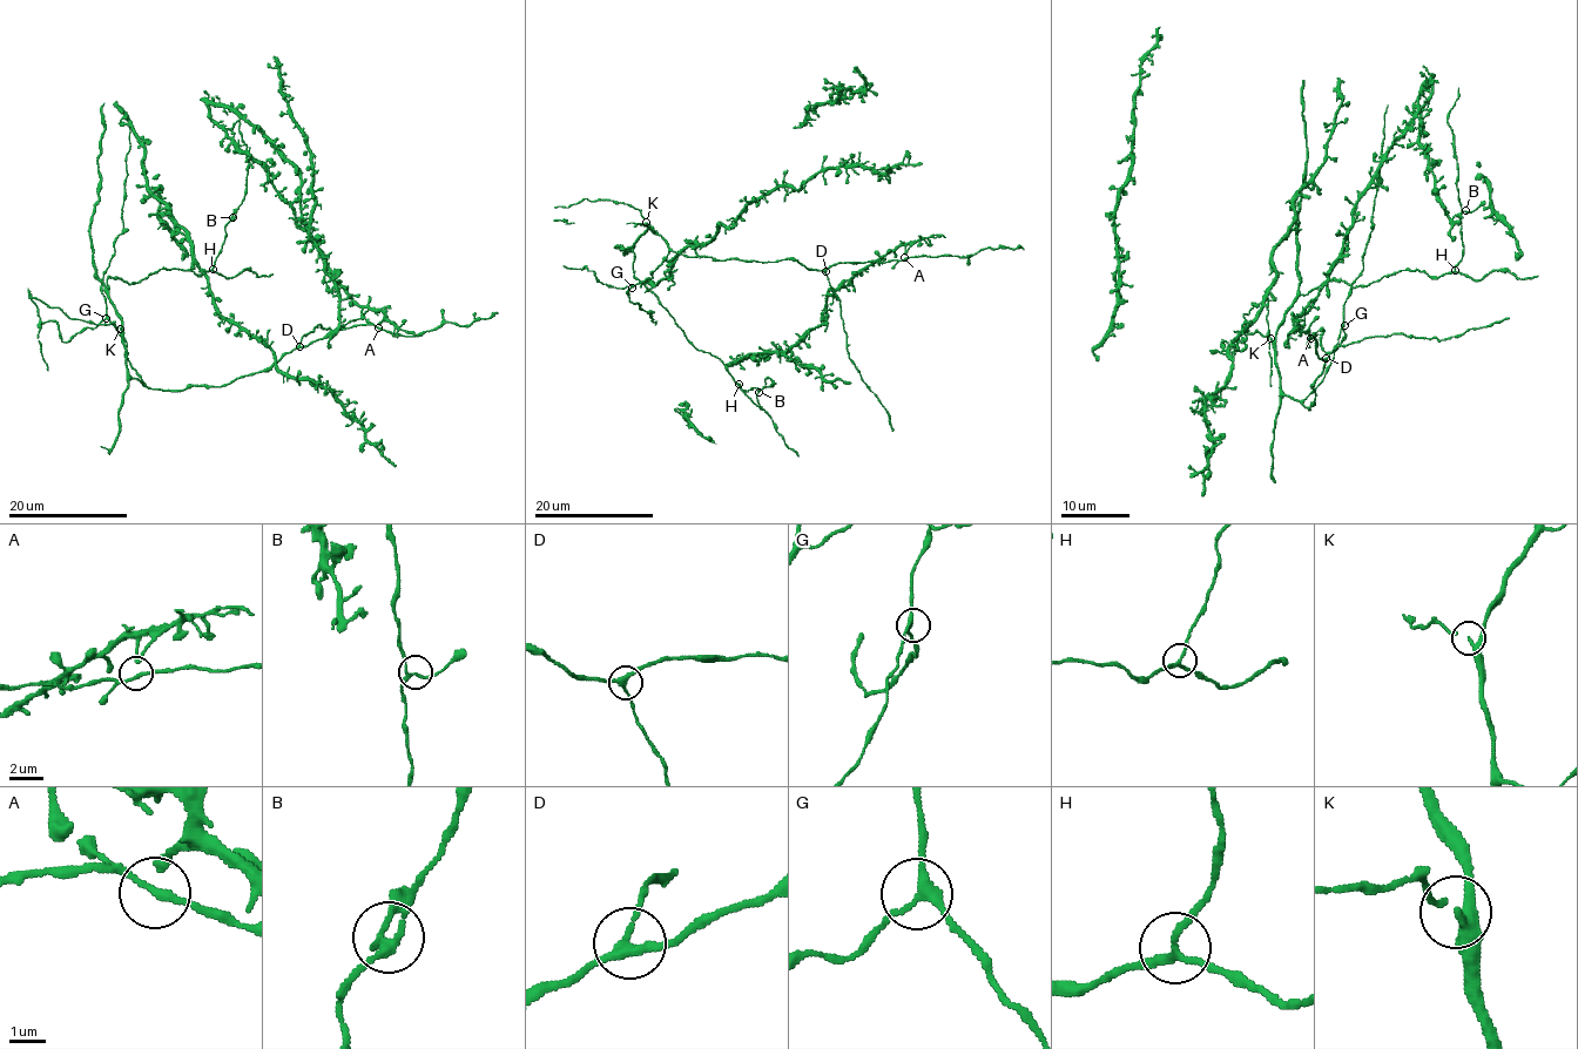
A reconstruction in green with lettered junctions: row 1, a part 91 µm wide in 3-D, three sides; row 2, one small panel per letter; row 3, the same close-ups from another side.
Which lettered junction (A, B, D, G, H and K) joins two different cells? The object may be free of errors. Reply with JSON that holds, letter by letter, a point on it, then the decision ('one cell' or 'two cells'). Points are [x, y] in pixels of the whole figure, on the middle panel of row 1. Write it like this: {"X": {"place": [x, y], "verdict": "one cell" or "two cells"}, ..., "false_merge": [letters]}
{"A": {"place": [904, 257], "verdict": "one cell"}, "B": {"place": [759, 392], "verdict": "one cell"}, "D": {"place": [825, 271], "verdict": "one cell"}, "G": {"place": [632, 288], "verdict": "one cell"}, "H": {"place": [739, 384], "verdict": "one cell"}, "K": {"place": [646, 222], "verdict": "one cell"}, "false_merge": []}

